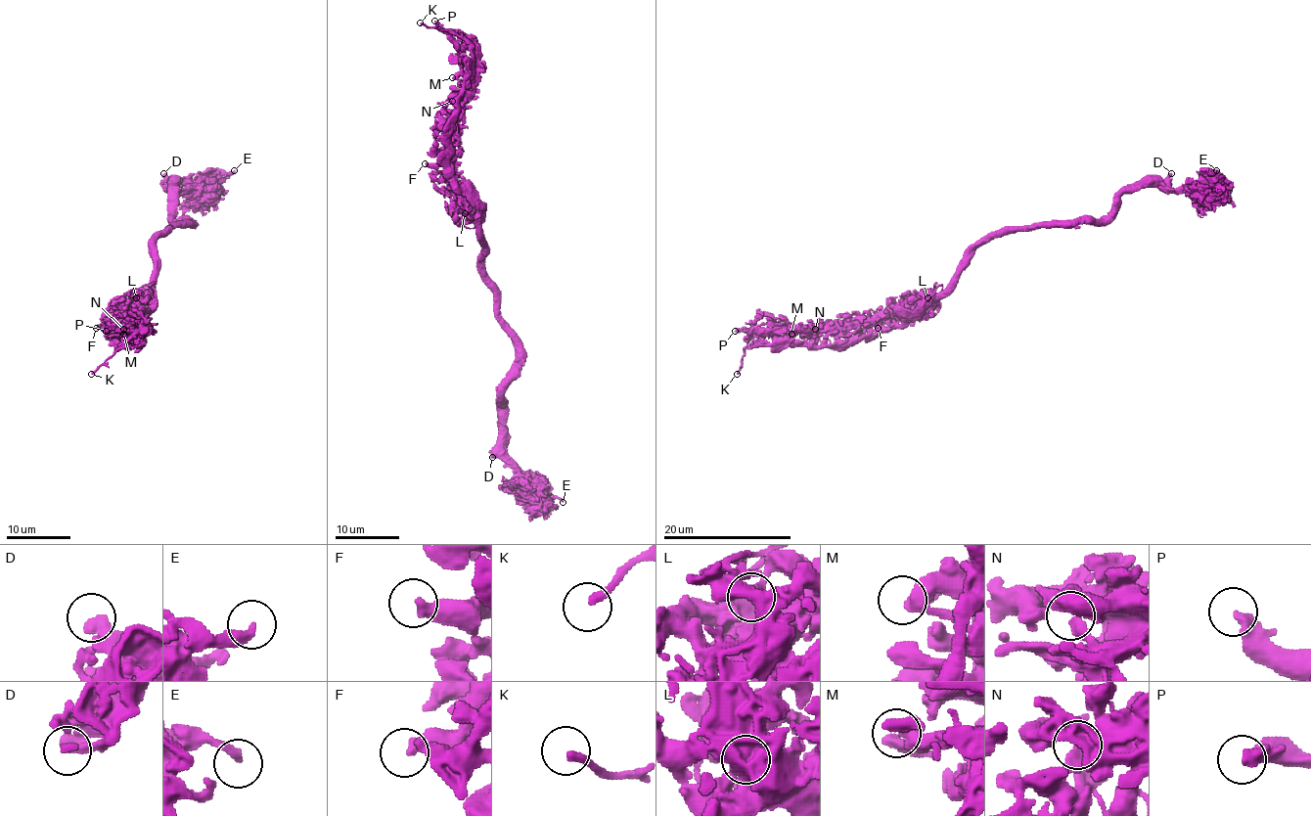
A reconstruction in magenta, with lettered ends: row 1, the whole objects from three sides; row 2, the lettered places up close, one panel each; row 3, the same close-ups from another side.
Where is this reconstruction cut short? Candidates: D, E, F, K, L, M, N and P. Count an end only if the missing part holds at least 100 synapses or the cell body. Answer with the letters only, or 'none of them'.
P

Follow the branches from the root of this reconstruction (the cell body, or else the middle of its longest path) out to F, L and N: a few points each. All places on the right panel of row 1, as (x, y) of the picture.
F: (972, 255), (940, 293), (903, 308), (878, 328)
L: (972, 255), (940, 293), (932, 293), (927, 297)
N: (972, 255), (940, 293), (925, 301), (884, 311), (878, 318), (842, 321), (822, 340), (814, 338), (815, 329)

